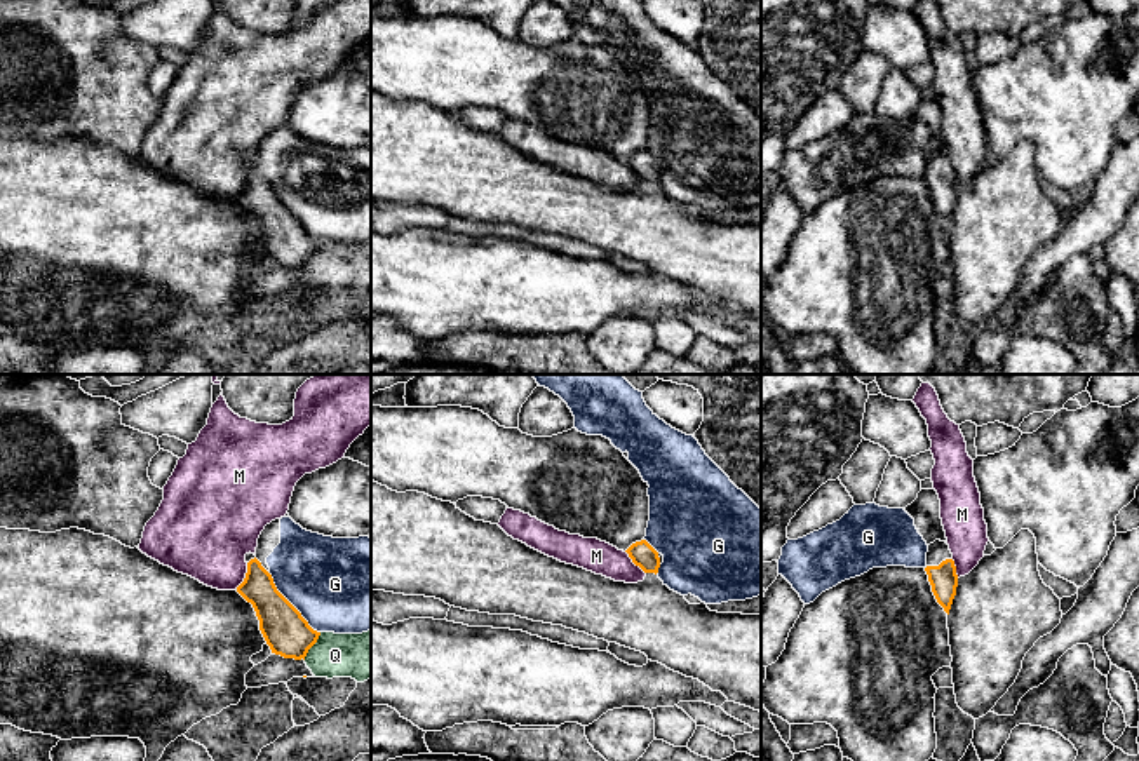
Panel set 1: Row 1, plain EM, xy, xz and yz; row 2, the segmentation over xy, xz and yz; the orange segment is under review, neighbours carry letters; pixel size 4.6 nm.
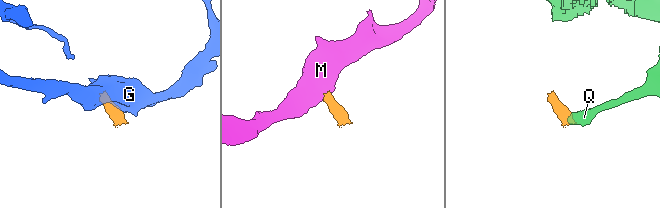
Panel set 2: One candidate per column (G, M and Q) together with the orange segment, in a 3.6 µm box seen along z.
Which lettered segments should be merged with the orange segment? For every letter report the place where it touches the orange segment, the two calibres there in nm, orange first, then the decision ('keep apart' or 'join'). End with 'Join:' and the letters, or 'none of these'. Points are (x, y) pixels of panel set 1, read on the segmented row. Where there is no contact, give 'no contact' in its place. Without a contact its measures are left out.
G: contact xy (291, 605); calibres 200 and 440 nm; keep apart
M: contact xy (246, 575); calibres 180 and 380 nm; keep apart
Q: contact xy (312, 645); calibres 200 and 220 nm; keep apart
Join: none of these

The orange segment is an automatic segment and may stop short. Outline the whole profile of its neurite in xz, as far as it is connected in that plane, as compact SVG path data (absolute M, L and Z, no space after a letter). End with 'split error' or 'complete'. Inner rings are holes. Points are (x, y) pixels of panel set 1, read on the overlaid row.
M646 540L632 543L625 552L632 559L632 562L639 566L644 573L658 573L658 552Z; complete

